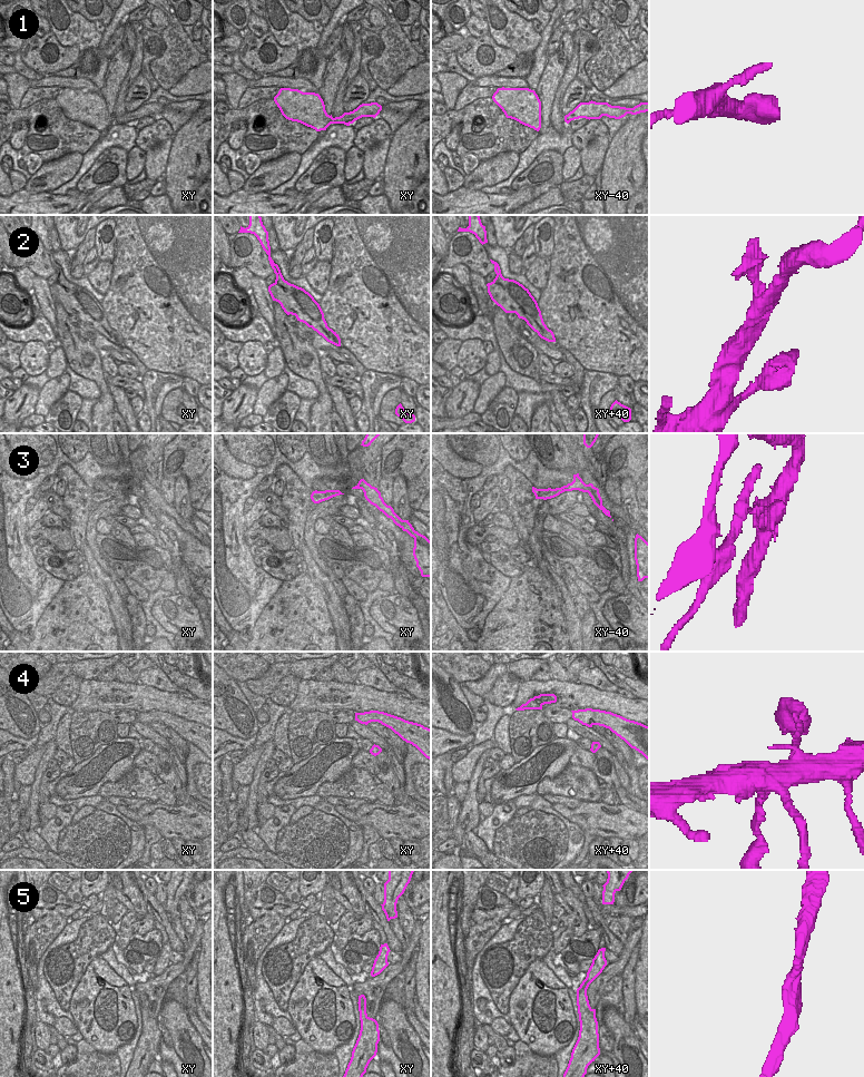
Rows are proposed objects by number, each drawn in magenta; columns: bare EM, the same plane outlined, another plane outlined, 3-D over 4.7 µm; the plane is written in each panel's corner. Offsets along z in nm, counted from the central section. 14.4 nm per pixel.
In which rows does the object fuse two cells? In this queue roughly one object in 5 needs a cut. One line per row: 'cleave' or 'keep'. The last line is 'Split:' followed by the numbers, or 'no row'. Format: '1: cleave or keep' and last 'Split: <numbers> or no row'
1: keep
2: keep
3: cleave
4: keep
5: keep
Split: 3

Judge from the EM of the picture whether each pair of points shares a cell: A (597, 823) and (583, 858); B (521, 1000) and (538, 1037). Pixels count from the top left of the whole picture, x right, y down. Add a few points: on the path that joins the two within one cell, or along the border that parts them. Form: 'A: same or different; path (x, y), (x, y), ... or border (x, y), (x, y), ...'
A: different; border (583, 831), (592, 835)
B: same; path (530, 1009), (531, 1019), (538, 1028)

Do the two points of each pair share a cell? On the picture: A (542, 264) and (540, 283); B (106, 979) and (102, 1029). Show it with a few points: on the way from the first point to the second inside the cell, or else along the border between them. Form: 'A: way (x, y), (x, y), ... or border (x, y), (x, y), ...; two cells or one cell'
A: way (540, 268), (540, 278); one cell
B: way (102, 991), (102, 1017); one cell

